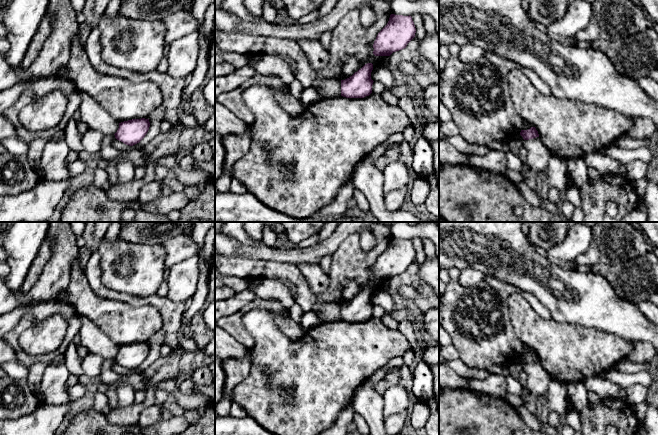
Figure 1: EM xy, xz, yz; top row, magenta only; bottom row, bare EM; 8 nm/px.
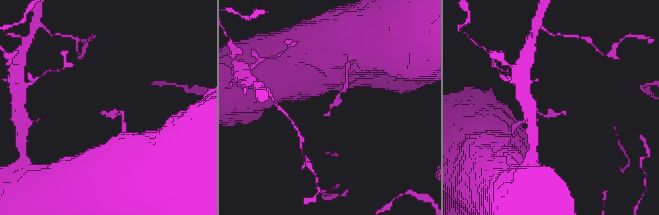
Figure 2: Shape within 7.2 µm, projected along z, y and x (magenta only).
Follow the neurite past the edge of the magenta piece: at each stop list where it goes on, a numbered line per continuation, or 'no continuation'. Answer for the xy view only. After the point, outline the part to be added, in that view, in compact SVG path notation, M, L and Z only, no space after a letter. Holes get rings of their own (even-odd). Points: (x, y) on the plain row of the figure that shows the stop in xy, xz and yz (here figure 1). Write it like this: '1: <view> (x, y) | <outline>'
no continuation

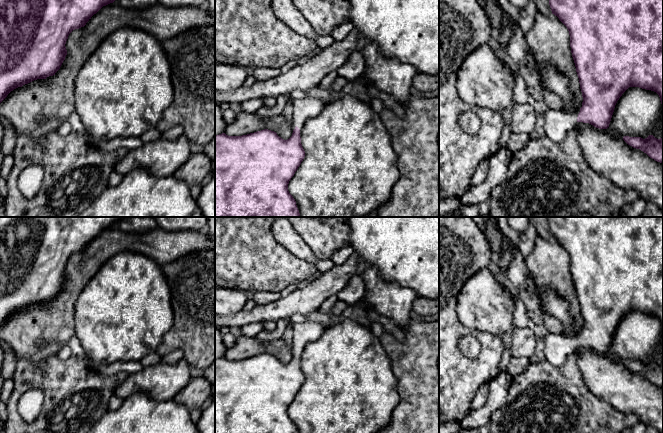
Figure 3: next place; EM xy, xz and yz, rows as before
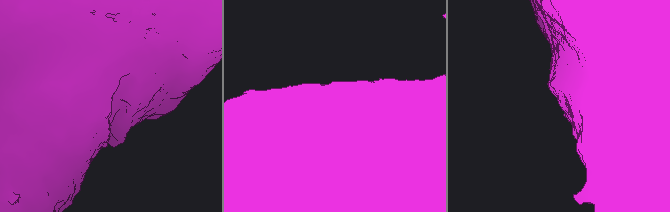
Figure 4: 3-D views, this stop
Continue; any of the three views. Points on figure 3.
1: xz (305, 332) | M287 319L286 324L290 324L293 329L292 353L294 354L297 350L300 355L304 351L308 343L311 343L321 337L323 331L327 327L322 323L307 320L297 323L291 321L290 319Z

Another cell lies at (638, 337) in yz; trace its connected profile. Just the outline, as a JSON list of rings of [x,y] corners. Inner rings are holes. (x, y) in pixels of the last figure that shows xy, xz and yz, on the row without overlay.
[[[629,311],[617,325],[607,353],[577,346],[573,354],[577,357],[580,372],[591,393],[625,414],[635,413],[644,417],[651,409],[656,409],[659,416],[652,426],[663,433],[663,387],[655,385],[623,364],[624,360],[643,363],[649,359],[657,363],[663,361],[663,330],[656,316]]]

